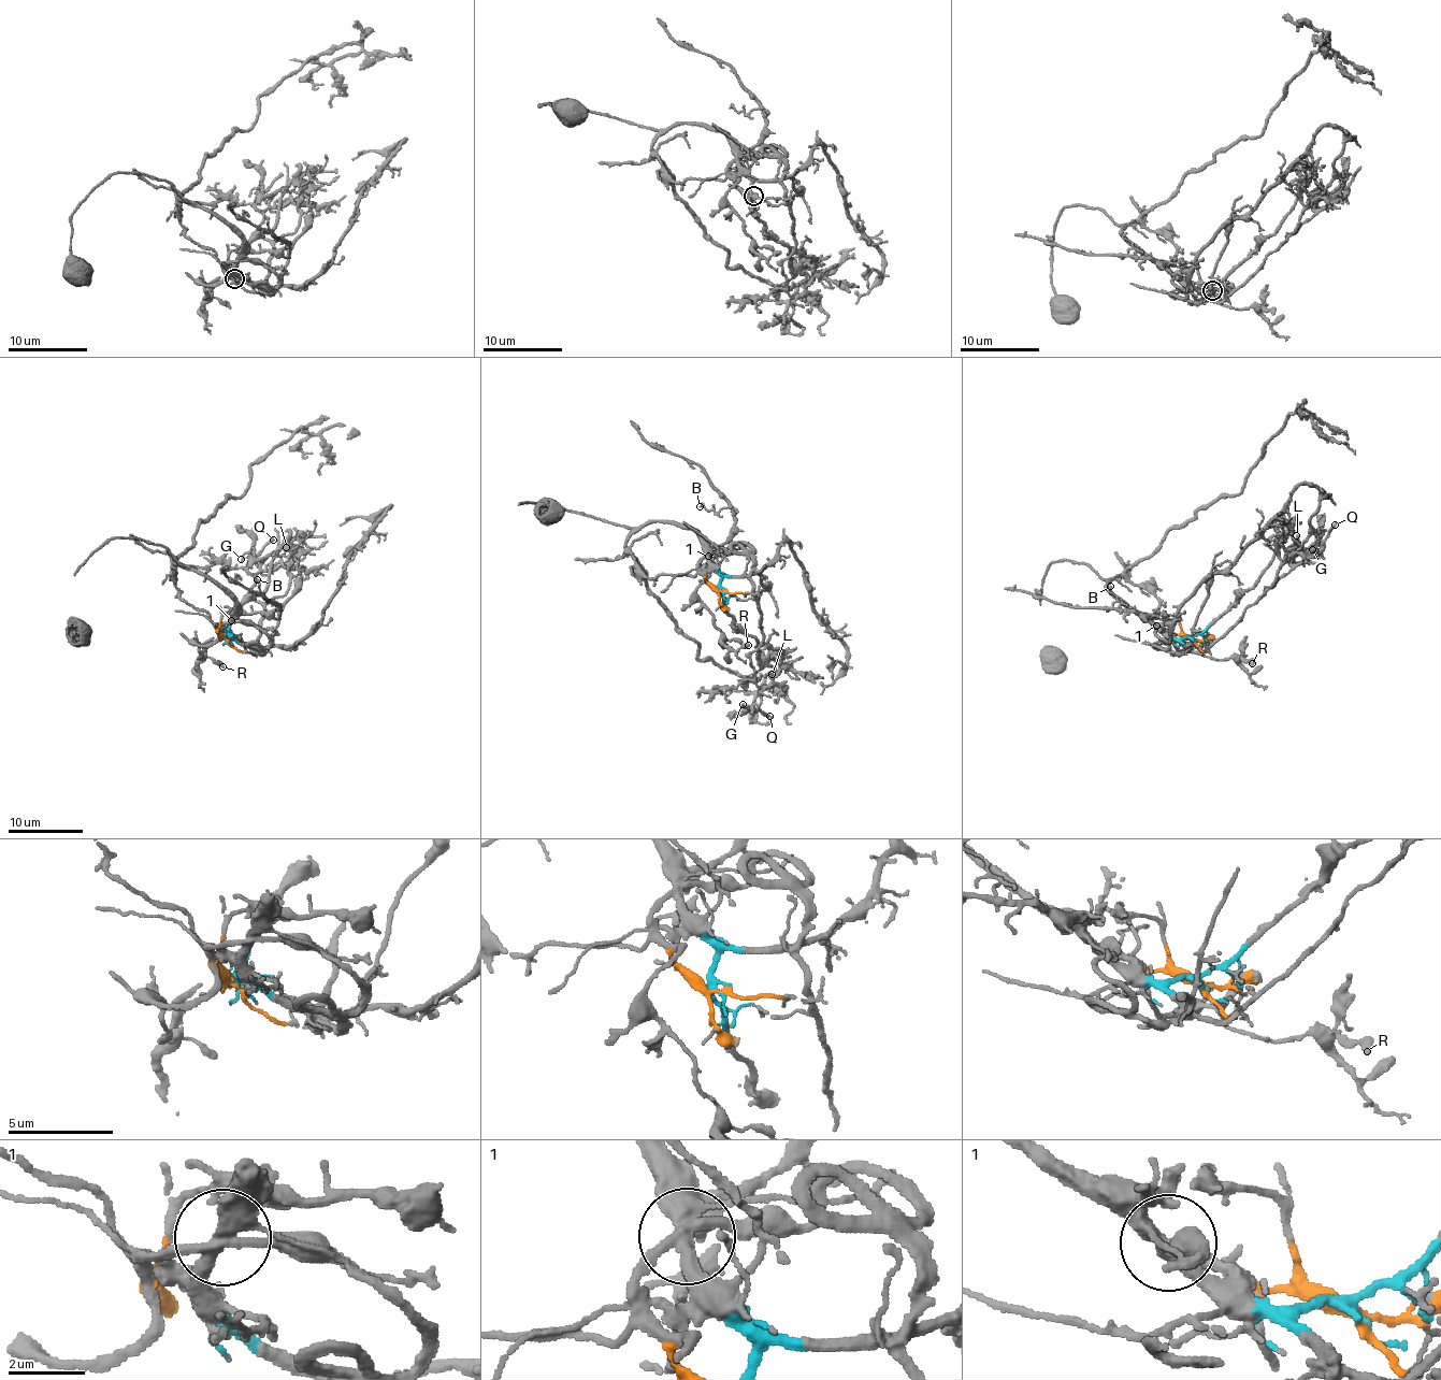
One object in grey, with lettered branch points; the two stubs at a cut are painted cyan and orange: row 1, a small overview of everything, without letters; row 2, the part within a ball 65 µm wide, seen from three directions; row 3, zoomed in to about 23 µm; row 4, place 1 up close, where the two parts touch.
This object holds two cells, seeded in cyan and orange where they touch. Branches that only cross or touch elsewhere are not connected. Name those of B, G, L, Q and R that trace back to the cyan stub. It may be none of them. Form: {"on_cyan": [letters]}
{"on_cyan": ["B"]}

